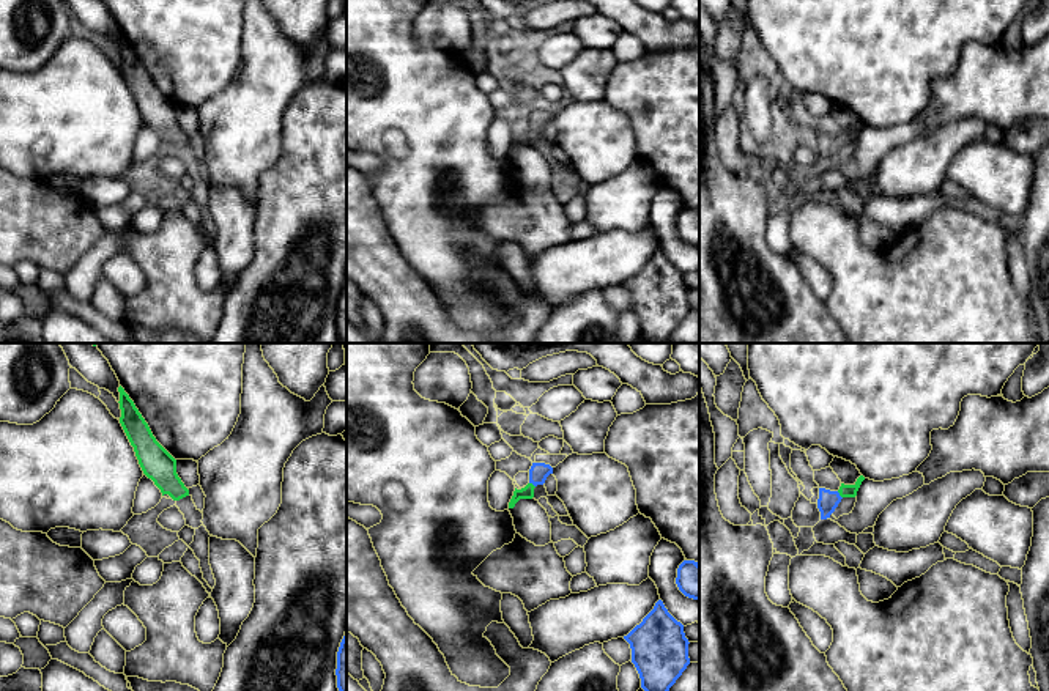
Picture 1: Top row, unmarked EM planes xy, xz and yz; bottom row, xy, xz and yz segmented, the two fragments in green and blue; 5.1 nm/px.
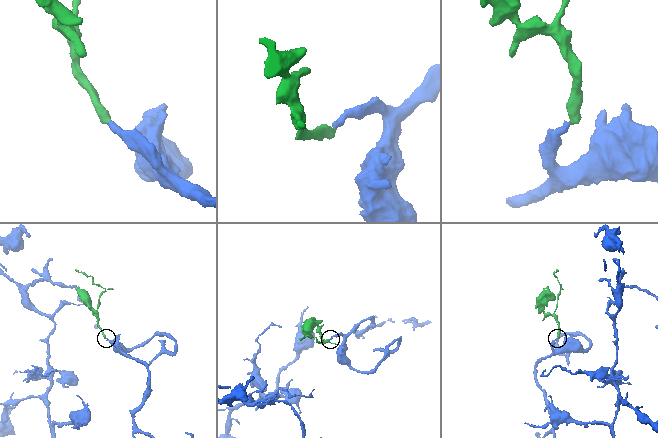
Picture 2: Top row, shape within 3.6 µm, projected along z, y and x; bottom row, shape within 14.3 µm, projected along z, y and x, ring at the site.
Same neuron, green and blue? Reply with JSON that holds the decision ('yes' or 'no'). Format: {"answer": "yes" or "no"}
{"answer": "yes"}

